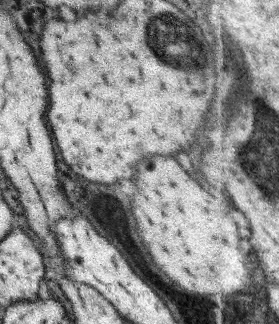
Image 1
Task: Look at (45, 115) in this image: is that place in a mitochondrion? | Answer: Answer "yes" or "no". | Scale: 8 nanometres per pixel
no

